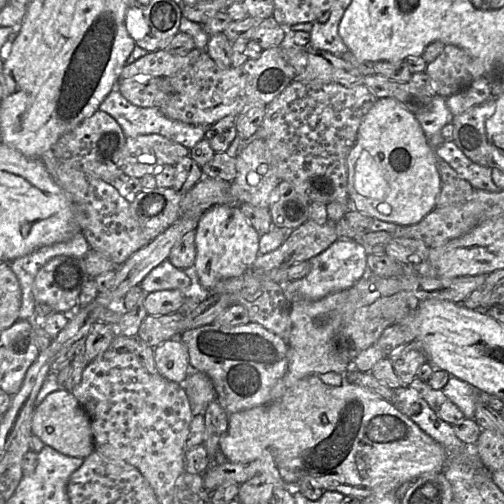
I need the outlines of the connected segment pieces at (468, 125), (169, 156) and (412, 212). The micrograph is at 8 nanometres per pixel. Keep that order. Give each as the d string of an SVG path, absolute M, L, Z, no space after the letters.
M492 98L454 116L453 142L472 162L494 167L485 122L492 115Z
M159 134L126 138L122 170L129 177L155 174L164 165L174 165L189 155L190 149Z
M378 98L363 118L356 142L347 156L347 190L352 209L401 226L420 222L436 207L436 199L441 190L434 150L413 113L396 99Z

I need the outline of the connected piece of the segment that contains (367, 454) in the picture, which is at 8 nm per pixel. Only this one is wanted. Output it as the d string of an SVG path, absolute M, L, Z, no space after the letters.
M348 289L331 293L316 301L297 300L290 303L291 332L286 341L288 346L288 364L285 375L273 388L272 400L269 403L229 415L228 429L219 442L220 450L228 462L240 463L247 468L255 468L256 475L272 475L278 482L278 486L276 487L284 487L292 495L296 491L301 492L301 490L307 488L320 488L324 491L337 491L345 496L352 496L359 499L364 499L369 496L384 496L388 493L395 492L403 483L413 481L426 473L443 472L445 465L446 453L439 443L425 434L413 421L396 409L390 401L382 399L361 386L351 383L347 379L347 373L352 368L352 364L347 365L340 360L332 345L334 334L342 322L347 298Z

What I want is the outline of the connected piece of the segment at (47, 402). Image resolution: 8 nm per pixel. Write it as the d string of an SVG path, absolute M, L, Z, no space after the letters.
M64 388L48 394L36 406L32 418L32 434L66 456L84 459L94 452L90 419L78 400Z

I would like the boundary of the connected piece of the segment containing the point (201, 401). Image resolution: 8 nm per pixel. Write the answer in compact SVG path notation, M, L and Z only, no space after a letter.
M191 367L191 372L182 384L192 409L192 415L203 415L208 405L217 400L217 392L211 379Z

